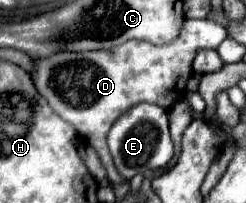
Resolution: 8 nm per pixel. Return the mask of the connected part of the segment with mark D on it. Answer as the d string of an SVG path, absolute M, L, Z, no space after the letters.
M185 19L179 35L165 45L151 43L123 43L111 51L87 51L69 53L59 51L45 59L33 59L35 73L31 73L33 85L39 95L49 103L49 107L67 123L83 135L85 143L91 145L111 183L123 183L125 179L117 175L113 167L111 153L107 149L107 133L111 125L131 107L139 103L155 103L159 107L173 107L179 101L177 79L183 79L183 95L187 79L193 73L193 59L199 49L217 49L227 37L227 31L215 19Z

